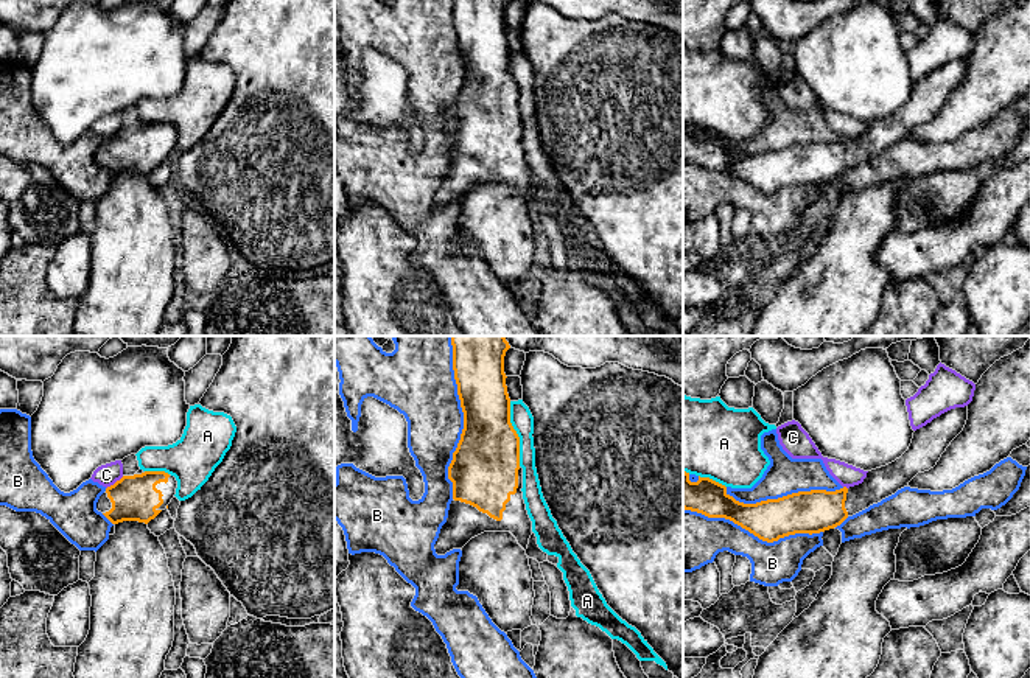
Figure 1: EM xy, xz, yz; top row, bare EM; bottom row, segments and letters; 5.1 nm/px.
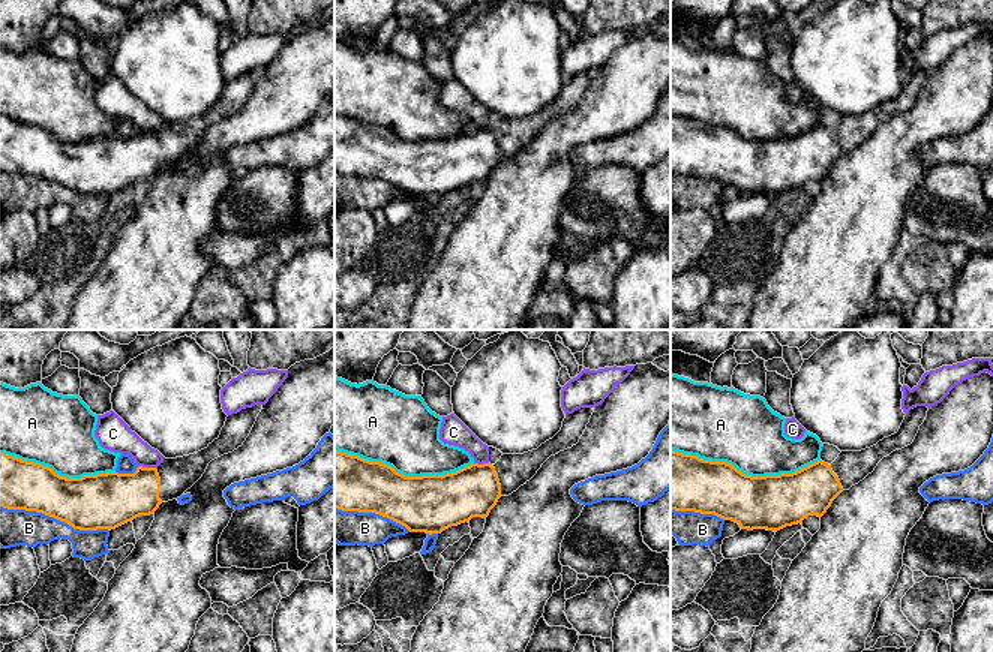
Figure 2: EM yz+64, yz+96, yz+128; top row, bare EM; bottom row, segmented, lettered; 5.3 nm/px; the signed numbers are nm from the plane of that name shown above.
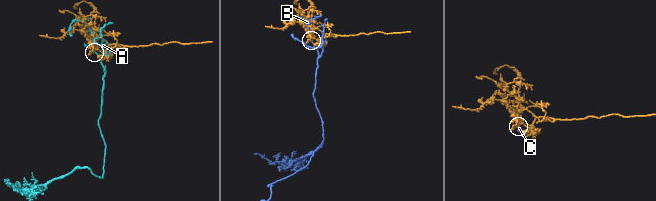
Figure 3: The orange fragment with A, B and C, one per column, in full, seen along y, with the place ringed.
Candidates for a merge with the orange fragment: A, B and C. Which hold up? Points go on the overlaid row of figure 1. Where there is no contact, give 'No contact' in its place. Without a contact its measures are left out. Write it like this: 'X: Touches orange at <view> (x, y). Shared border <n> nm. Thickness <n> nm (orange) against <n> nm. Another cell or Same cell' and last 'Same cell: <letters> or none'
A: Touches orange at xz (517, 434). Shared border 340 nm. Thickness 360 nm (orange) against 120 nm. Another cell
B: Touches orange at xz (464, 417). Shared border 850 nm. Thickness 340 nm (orange) against 320 nm. Another cell
C: Touches orange at xy (115, 482). Shared border 120 nm. Thickness 240 nm (orange) against 110 nm. Another cell
Same cell: none

